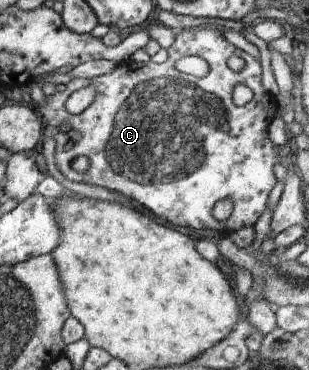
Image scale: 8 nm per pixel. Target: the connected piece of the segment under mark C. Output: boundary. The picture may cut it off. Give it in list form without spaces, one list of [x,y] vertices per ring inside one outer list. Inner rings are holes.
[[[215,26],[200,31],[184,30],[167,50],[169,58],[163,64],[153,64],[151,61],[136,64],[130,59],[123,60],[111,73],[91,79],[74,78],[64,91],[52,95],[44,107],[56,111],[54,115],[52,111],[46,111],[43,117],[45,135],[56,139],[56,166],[64,177],[125,195],[151,217],[164,219],[173,227],[189,227],[193,233],[200,229],[210,229],[226,234],[247,225],[254,227],[267,209],[270,192],[277,183],[272,168],[281,159],[278,146],[269,139],[269,126],[278,115],[278,104],[261,86],[260,61],[237,49],[223,34]],[[233,54],[246,62],[246,67],[239,73],[230,70],[227,65],[228,58]],[[184,55],[204,58],[210,66],[206,77],[179,72],[174,63]],[[239,84],[246,85],[253,92],[252,100],[244,106],[235,106],[231,95]],[[89,86],[96,88],[92,104],[79,115],[68,114],[65,109],[68,97]],[[72,130],[82,134],[77,143],[69,140],[68,132]],[[80,156],[88,158],[88,169],[84,172],[75,171],[71,167],[74,158]],[[224,198],[231,202],[233,209],[226,221],[218,222],[213,217],[213,210],[216,203]]]

